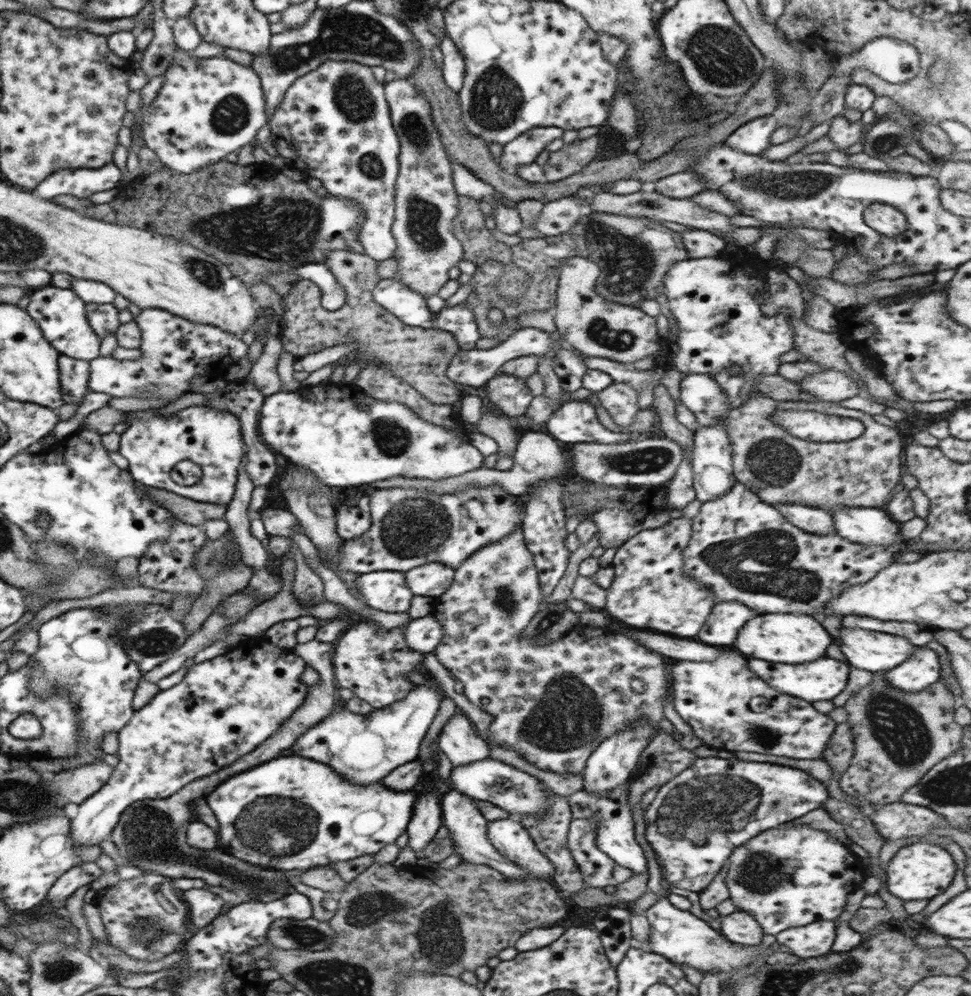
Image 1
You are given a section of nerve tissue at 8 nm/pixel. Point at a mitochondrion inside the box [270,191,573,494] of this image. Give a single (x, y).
(393, 439)

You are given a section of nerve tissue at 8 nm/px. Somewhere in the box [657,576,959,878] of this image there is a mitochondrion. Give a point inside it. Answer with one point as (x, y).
(898, 728)

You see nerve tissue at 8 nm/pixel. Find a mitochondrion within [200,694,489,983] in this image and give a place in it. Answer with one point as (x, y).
(437, 927)

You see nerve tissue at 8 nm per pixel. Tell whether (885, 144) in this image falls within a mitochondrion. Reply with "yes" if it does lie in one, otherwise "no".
yes

